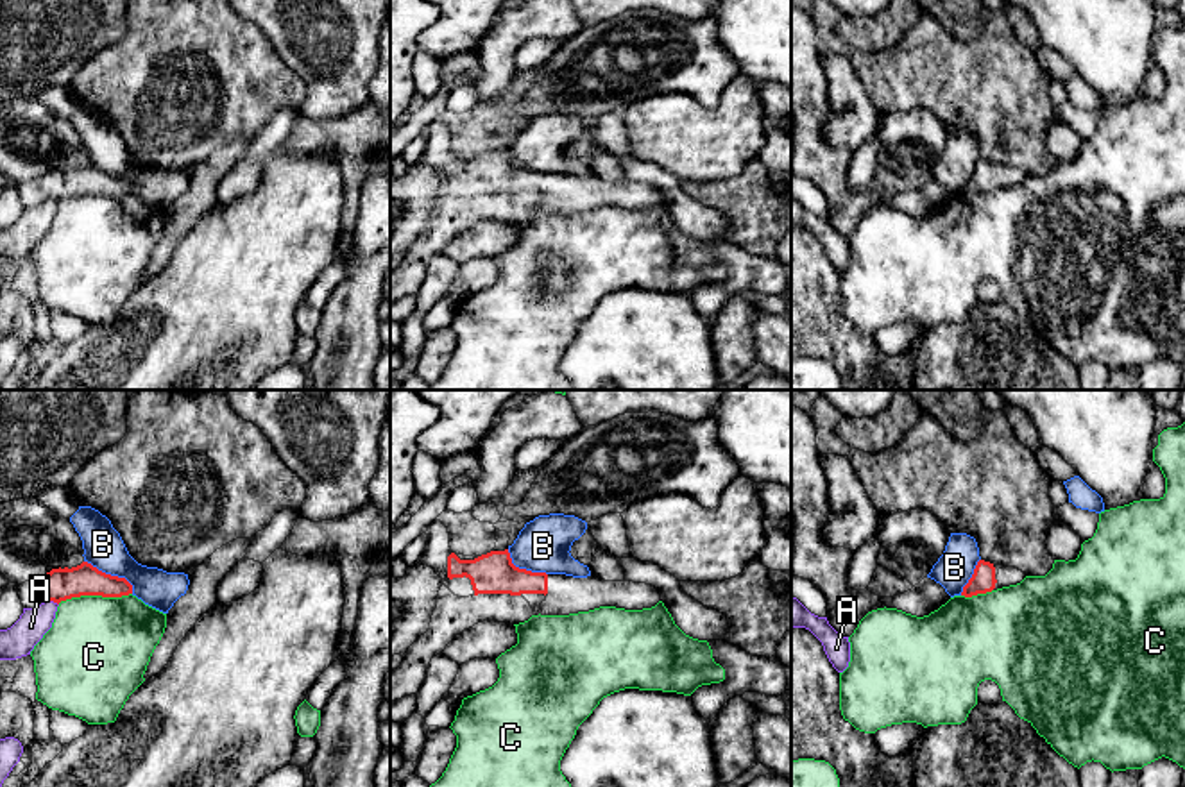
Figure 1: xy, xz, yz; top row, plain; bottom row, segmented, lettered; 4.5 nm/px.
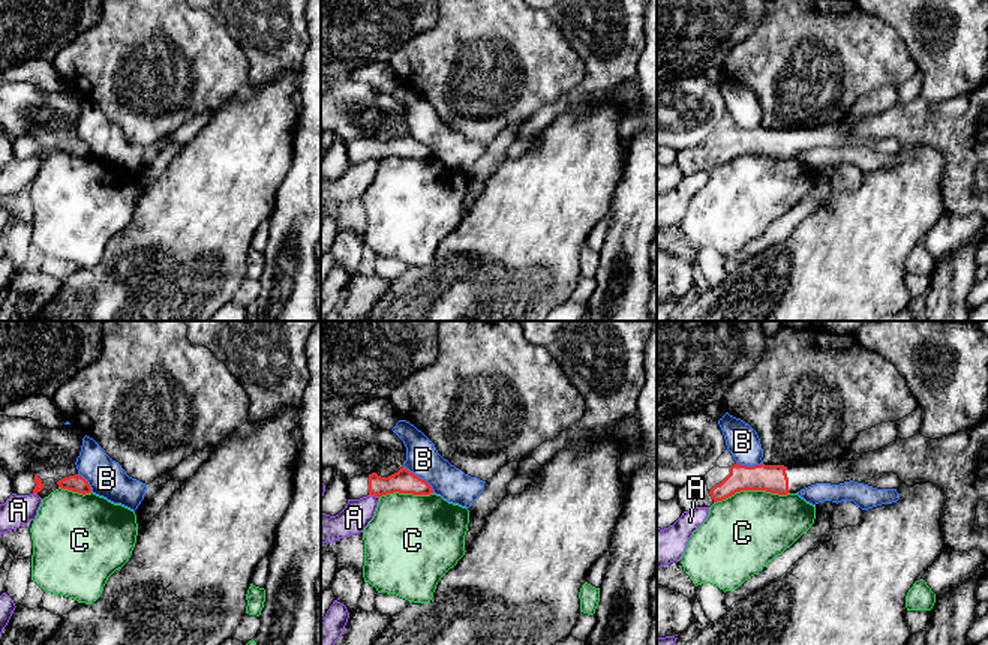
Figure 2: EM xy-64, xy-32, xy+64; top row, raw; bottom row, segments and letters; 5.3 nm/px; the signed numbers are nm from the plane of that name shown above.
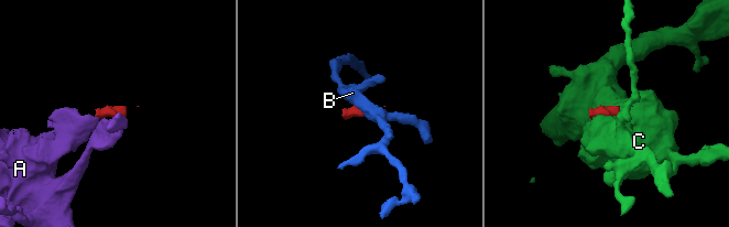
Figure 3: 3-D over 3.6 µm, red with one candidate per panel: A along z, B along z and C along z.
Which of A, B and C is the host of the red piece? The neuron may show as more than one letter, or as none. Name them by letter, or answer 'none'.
none

